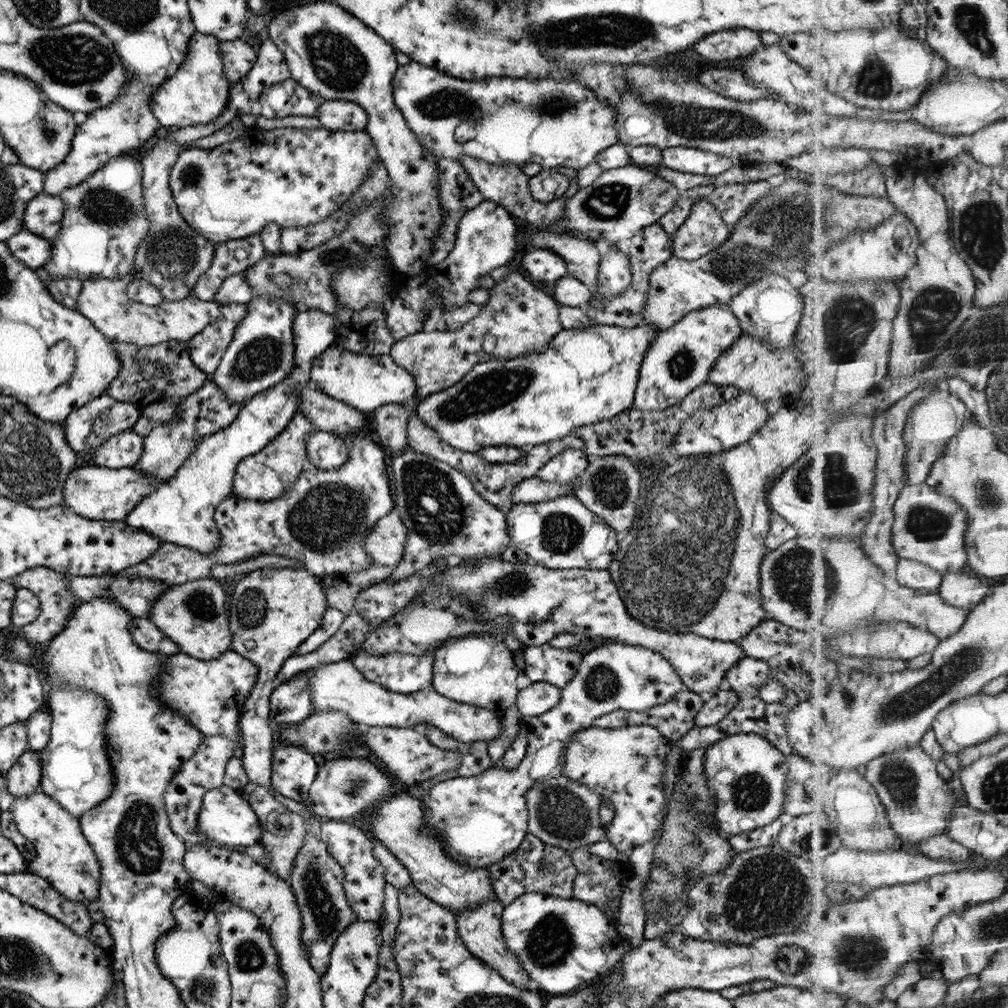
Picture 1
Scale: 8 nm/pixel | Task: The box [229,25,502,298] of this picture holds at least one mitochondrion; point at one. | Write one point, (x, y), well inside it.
(335, 62)

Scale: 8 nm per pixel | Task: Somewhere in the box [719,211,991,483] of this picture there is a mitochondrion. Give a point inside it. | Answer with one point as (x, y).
(935, 312)

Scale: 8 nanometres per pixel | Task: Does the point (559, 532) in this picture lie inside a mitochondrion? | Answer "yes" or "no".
yes

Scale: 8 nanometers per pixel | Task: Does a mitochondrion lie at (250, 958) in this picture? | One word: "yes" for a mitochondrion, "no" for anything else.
yes

